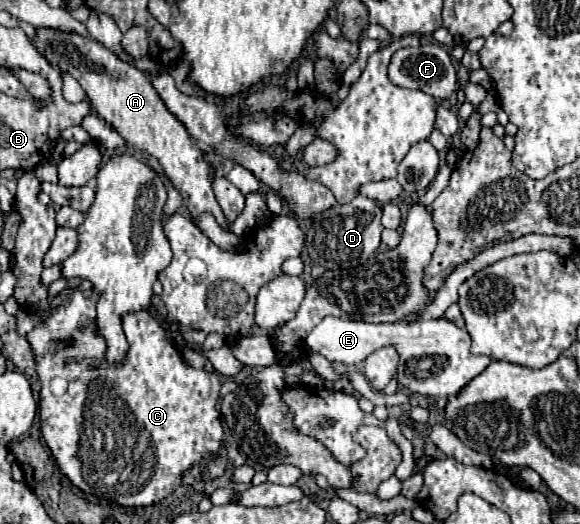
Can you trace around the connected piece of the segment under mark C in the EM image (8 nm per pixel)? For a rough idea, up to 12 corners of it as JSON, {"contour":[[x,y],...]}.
{"contour":[[97,290],[29,334],[61,472],[121,506],[223,444],[219,376]]}

